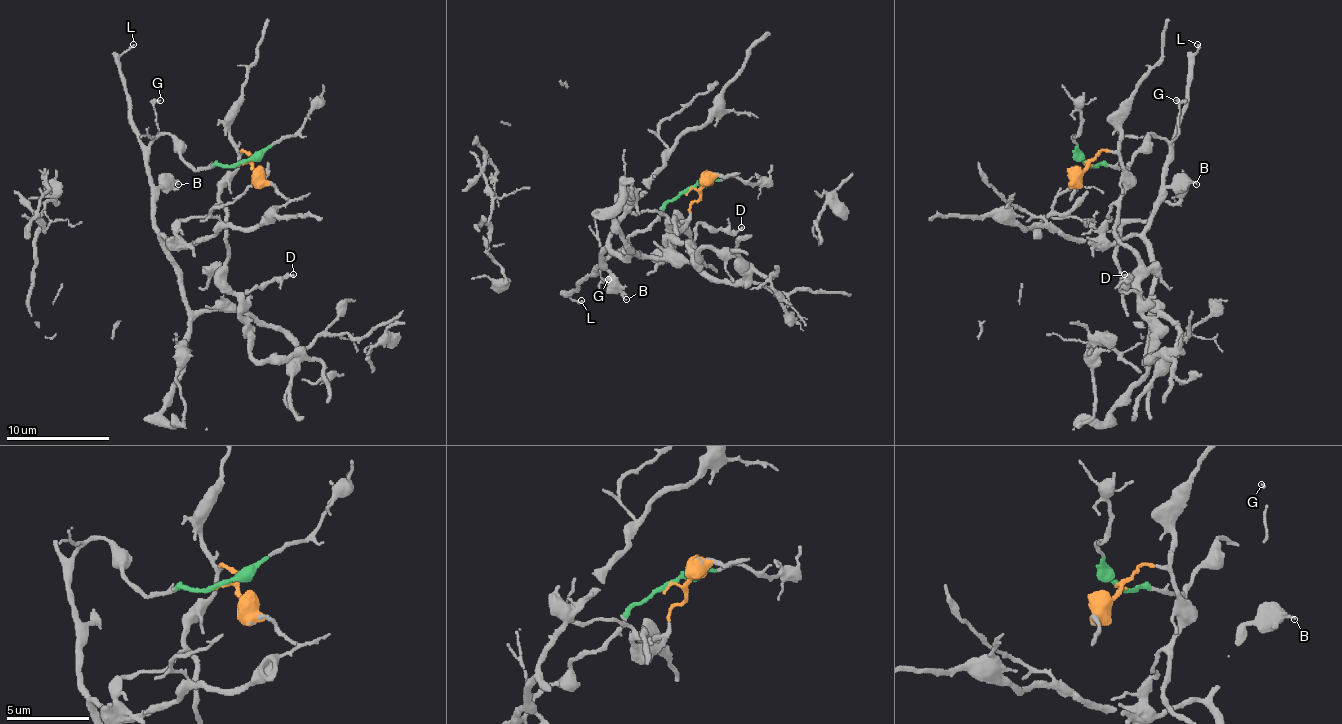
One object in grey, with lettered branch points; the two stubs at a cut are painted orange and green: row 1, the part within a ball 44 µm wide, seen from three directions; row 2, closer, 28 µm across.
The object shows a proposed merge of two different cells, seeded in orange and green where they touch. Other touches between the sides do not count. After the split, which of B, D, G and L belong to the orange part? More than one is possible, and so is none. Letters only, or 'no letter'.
D

